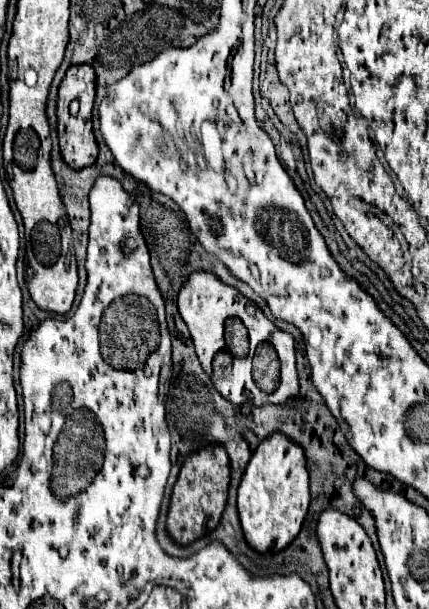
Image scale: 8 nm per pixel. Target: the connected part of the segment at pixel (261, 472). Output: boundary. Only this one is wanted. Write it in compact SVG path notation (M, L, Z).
M270 434L252 454L238 488L238 514L244 536L258 552L276 552L286 548L300 532L310 510L310 472L304 450L282 434Z

